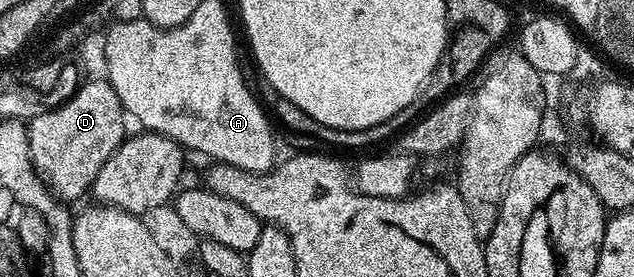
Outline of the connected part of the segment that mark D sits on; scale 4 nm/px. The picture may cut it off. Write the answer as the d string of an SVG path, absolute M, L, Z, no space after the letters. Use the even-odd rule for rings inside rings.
M104 78L82 82L67 102L28 120L29 156L58 199L77 199L92 188L99 169L125 142L125 122L127 116L119 97Z

